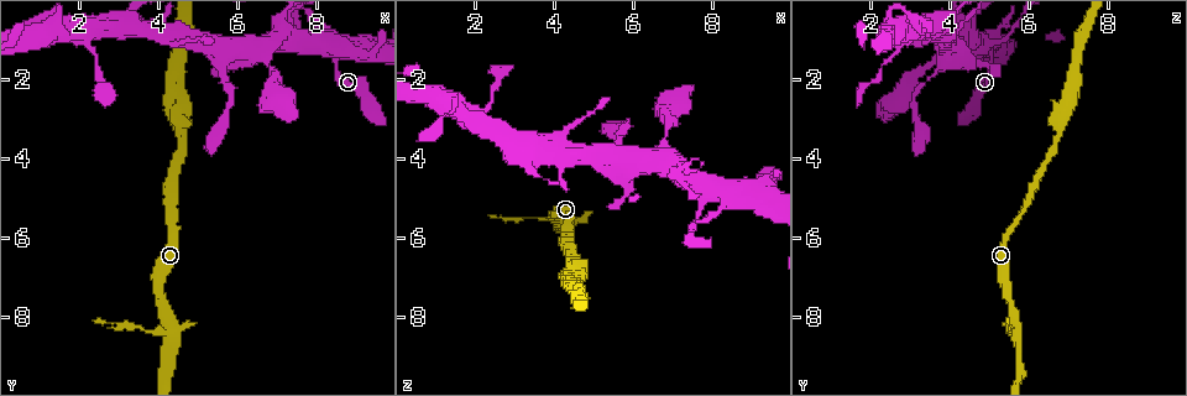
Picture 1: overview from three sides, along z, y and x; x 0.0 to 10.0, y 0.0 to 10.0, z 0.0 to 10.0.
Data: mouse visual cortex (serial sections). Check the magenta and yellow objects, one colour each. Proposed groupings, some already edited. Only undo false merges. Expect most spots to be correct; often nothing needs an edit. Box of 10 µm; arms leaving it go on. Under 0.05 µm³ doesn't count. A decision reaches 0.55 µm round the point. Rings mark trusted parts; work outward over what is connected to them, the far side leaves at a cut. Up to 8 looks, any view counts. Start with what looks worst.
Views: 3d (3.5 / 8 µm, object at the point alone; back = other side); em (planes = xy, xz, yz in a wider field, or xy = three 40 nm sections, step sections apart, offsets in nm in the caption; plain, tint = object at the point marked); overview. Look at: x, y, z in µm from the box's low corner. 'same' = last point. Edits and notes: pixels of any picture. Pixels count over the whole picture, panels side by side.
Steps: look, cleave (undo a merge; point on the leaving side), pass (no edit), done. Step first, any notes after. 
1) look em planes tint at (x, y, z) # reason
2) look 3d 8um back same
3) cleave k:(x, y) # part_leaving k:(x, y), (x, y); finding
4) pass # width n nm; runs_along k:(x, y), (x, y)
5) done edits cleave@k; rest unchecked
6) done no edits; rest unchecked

look 3d 8um at (4.45, 8.30, 5.65) # arms part here

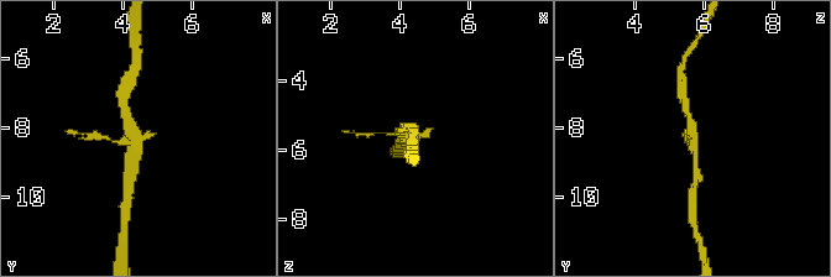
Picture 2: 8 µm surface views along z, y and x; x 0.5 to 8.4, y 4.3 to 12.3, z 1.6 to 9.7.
look em xy step 2 tint same # need the tissue

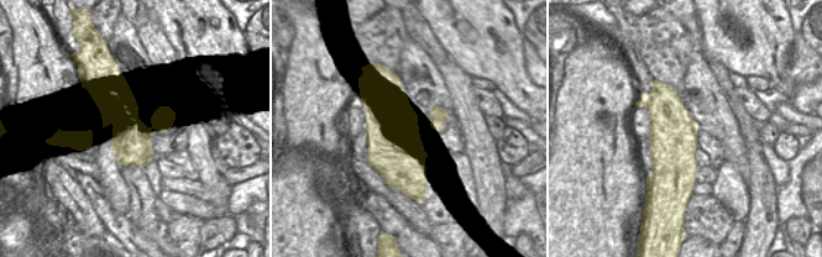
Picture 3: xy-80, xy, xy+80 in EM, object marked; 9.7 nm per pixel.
cleave 2:(98, 136) # a second cell is stuck on

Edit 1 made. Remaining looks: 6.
look overview

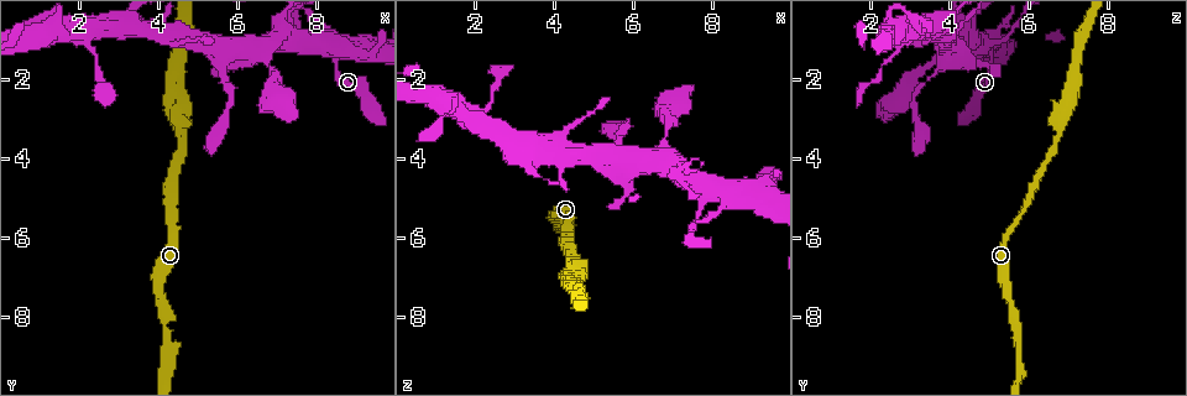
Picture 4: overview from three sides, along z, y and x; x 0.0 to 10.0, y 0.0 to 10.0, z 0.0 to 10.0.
look 3d 3.5um back at (7.15, 0.80, 4.30) # small branch off a trunk

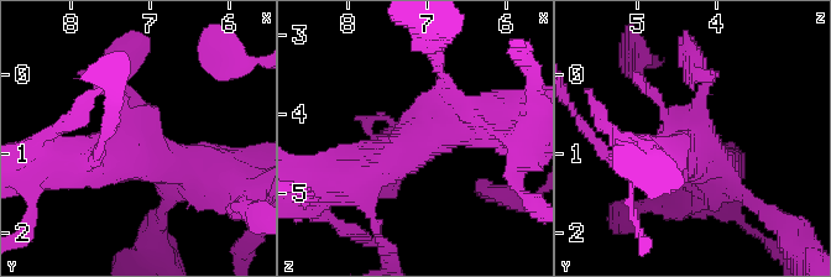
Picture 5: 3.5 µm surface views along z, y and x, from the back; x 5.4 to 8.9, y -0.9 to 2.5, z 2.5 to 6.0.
look em planes tint at (7.20, 0.80, 4.35)

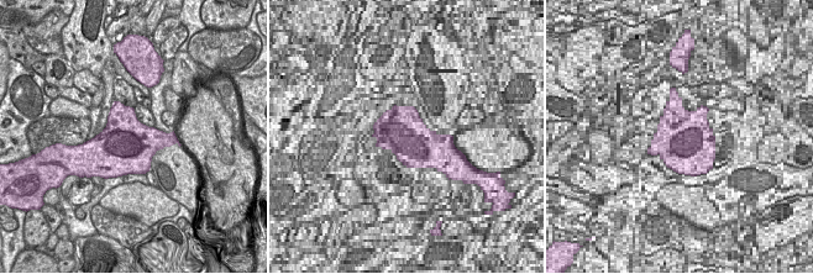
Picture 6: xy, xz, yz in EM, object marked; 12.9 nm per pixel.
pass # arms 4; arm_widths 150, 200, 500, 500 nm; runs_along 5:(329, 182), (481, 123); continuous, no second cell

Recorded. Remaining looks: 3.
look 3d 3.5um at (4.15, 0.70, 4.05) # three-way junction

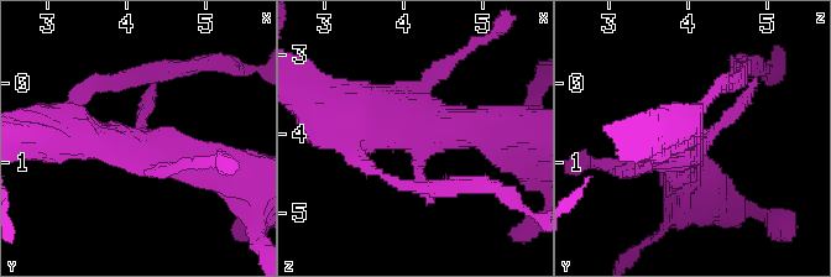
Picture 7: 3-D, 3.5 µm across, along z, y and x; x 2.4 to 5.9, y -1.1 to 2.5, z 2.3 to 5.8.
look em xy step 2 tint at (4.20, 0.75, 4.10) # now the EM

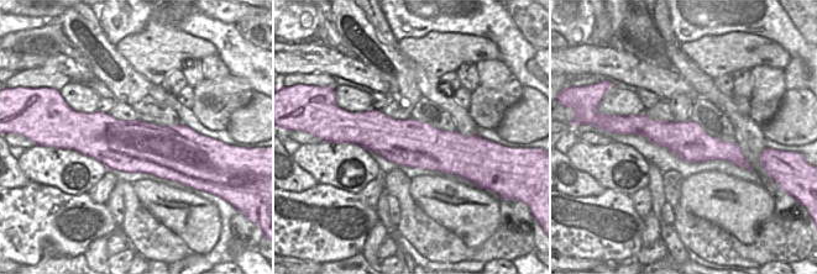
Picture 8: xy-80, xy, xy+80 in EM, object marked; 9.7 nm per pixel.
pass # width 460 nm; runs_along 7:(233, 172), (73, 134); all the same cell

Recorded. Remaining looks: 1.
done edits cleave@2; rest unchecked

